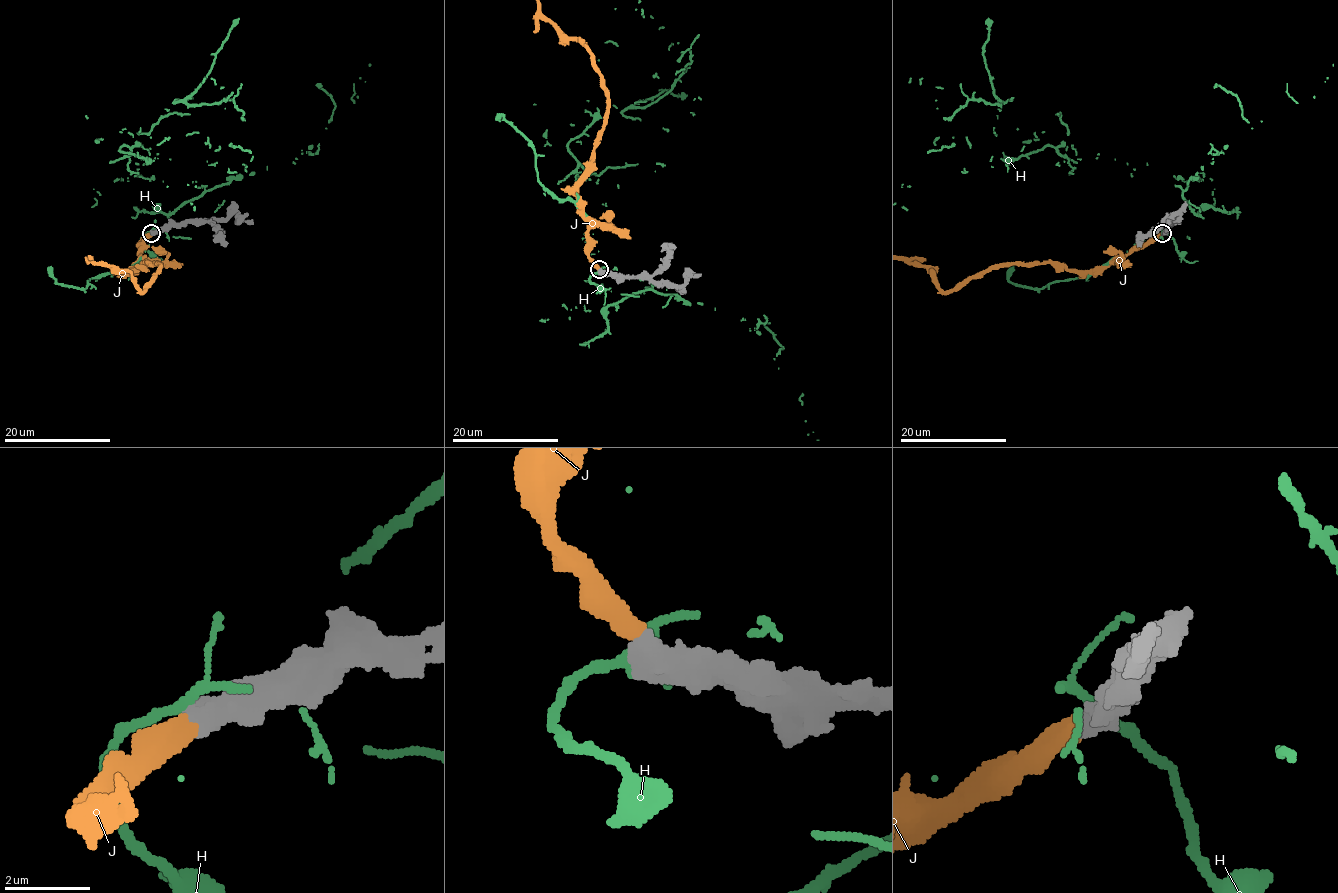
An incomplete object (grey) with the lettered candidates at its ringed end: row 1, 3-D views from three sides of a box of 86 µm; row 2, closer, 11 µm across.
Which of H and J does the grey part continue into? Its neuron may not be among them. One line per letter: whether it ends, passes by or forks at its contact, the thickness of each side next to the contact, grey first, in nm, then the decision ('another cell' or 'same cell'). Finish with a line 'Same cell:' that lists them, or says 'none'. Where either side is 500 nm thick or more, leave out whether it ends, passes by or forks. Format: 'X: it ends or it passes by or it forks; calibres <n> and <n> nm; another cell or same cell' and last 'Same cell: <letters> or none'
H: calibres 700 and 220 nm; another cell
J: calibres 650 and 480 nm; same cell
Same cell: J

